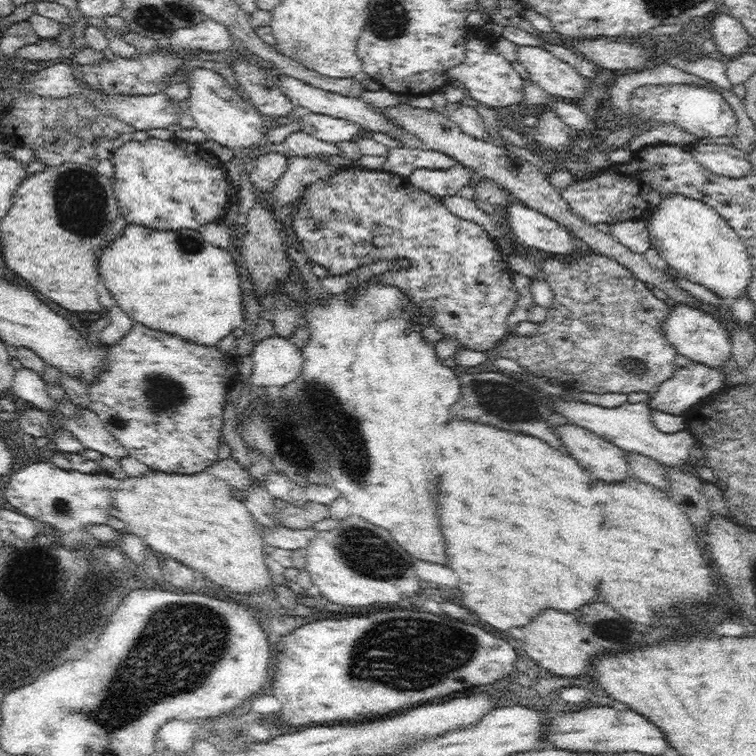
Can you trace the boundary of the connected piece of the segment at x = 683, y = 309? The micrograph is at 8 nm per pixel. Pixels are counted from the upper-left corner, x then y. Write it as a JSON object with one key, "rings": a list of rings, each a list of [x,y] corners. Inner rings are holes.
{"rings":[[[676,302],[664,321],[663,332],[666,333],[666,340],[674,345],[677,354],[686,356],[691,362],[722,369],[724,364],[733,357],[729,328],[705,310]]]}

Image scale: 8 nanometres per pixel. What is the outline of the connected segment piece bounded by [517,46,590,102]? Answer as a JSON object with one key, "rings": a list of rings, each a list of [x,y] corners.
{"rings":[[[518,46],[518,62],[529,72],[529,78],[553,97],[577,102],[590,90],[590,79],[582,76],[572,65],[560,60],[550,51],[532,46]]]}

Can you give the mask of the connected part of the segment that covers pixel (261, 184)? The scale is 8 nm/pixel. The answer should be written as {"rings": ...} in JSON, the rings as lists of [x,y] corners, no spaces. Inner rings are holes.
{"rings":[[[277,152],[262,154],[254,160],[256,167],[250,172],[252,185],[262,193],[272,193],[274,187],[286,172],[287,157]]]}

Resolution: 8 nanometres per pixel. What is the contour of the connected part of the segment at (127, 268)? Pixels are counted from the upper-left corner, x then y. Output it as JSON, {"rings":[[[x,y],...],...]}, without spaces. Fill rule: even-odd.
{"rings":[[[140,225],[126,226],[120,238],[100,256],[100,276],[106,282],[110,294],[118,300],[124,312],[130,314],[134,323],[140,322],[152,330],[178,334],[198,346],[216,346],[232,330],[245,327],[244,305],[242,305],[242,279],[238,267],[228,250],[208,242],[200,231],[146,230]]]}

